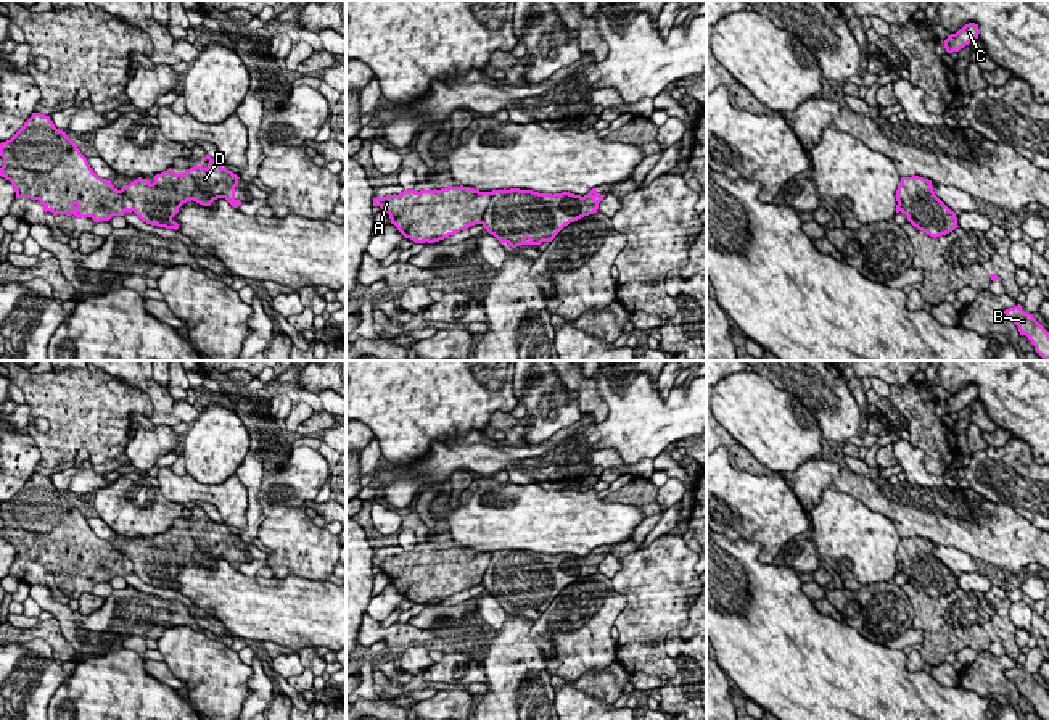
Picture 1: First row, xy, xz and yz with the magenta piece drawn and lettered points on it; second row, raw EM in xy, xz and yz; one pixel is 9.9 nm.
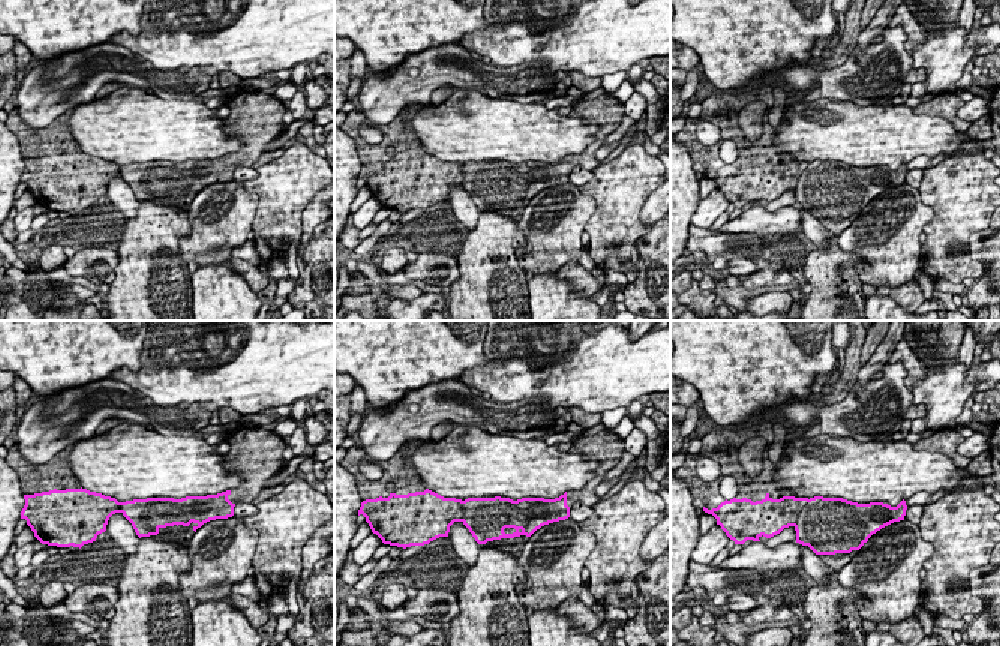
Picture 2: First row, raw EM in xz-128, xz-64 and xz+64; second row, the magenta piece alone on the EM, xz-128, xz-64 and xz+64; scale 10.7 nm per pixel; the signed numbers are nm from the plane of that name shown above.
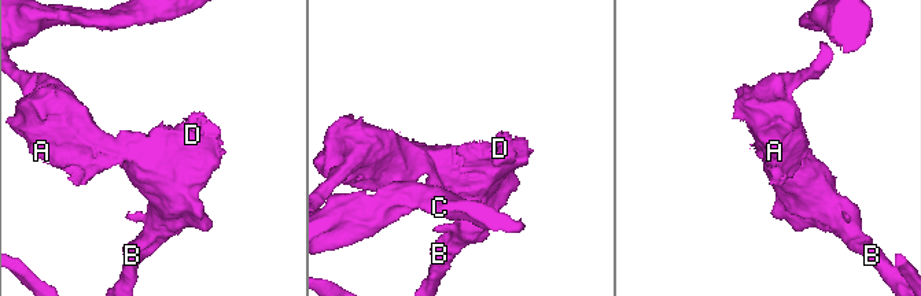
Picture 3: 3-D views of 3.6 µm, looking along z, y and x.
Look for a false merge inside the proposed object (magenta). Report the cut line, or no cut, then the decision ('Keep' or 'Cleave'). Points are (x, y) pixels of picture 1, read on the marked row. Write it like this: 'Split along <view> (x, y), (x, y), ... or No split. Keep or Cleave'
Split along xz (493, 192), (480, 223). Cleave

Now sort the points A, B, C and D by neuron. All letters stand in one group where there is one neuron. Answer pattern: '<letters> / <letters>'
A C / B D

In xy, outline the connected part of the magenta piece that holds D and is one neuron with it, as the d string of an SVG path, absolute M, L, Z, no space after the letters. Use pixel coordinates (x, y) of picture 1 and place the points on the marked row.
M209 155L203 161L209 166L193 166L183 174L177 174L171 168L156 174L151 184L148 179L138 177L119 192L127 195L134 203L134 213L146 224L179 229L172 219L179 208L187 201L196 201L203 206L211 206L217 198L225 198L233 208L241 205L235 198L238 176L222 168Z

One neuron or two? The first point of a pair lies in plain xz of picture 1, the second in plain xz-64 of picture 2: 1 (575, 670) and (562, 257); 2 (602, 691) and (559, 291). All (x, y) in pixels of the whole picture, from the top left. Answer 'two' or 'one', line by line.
1: one
2: two

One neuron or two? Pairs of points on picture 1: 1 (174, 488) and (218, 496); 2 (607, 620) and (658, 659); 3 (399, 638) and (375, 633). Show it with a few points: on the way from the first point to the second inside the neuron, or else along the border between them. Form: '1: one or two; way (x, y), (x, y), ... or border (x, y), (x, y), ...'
1: one; way (185, 488), (206, 493)
2: two; border (615, 588), (626, 598), (626, 606), (613, 625)
3: one; way (393, 635), (382, 633)

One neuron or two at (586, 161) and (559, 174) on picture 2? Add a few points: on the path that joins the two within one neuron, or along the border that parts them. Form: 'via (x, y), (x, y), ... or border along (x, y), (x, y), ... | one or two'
via (580, 161), (573, 161), (565, 168) | one

